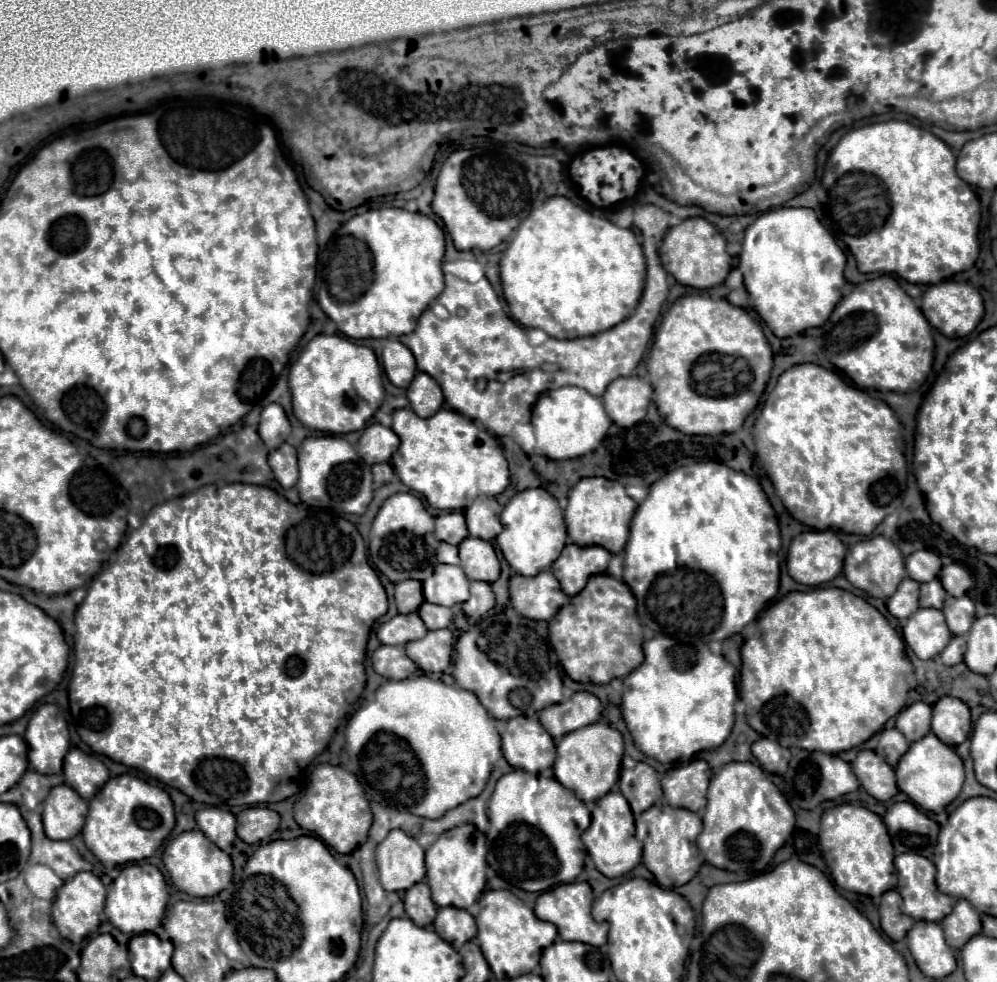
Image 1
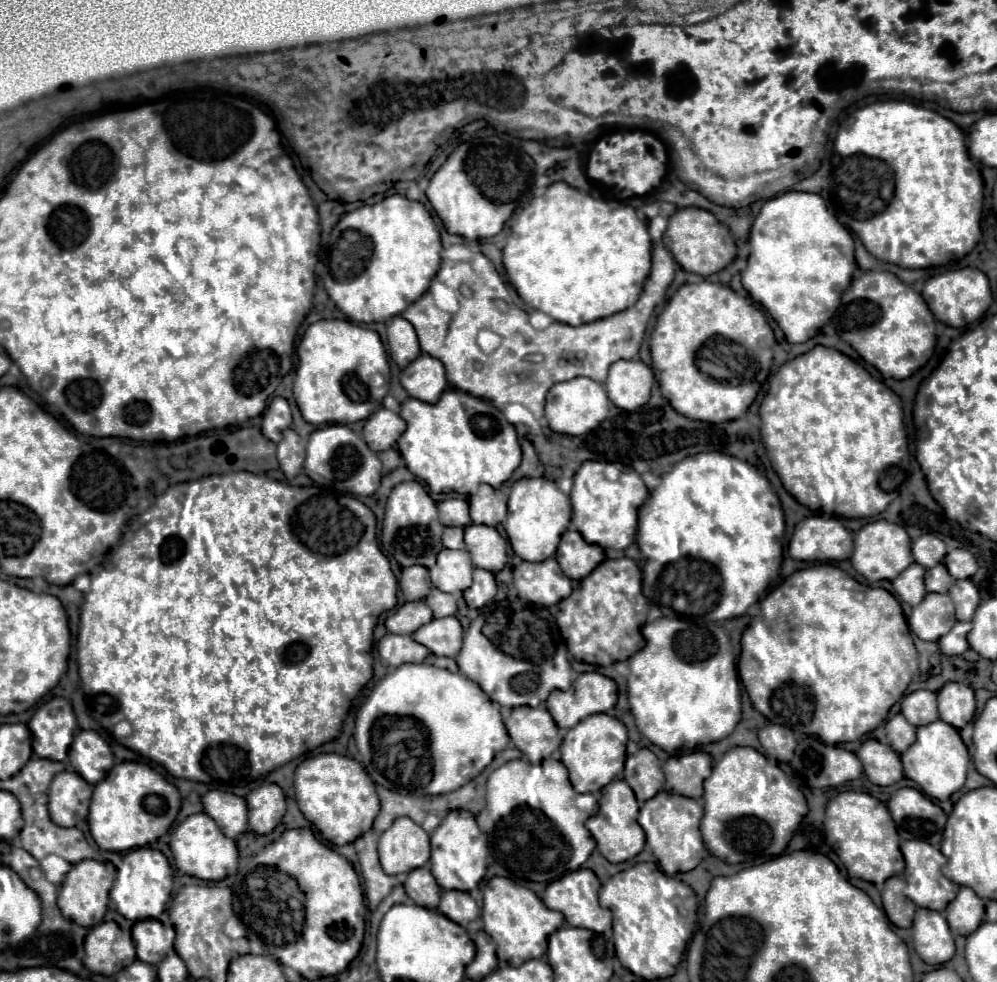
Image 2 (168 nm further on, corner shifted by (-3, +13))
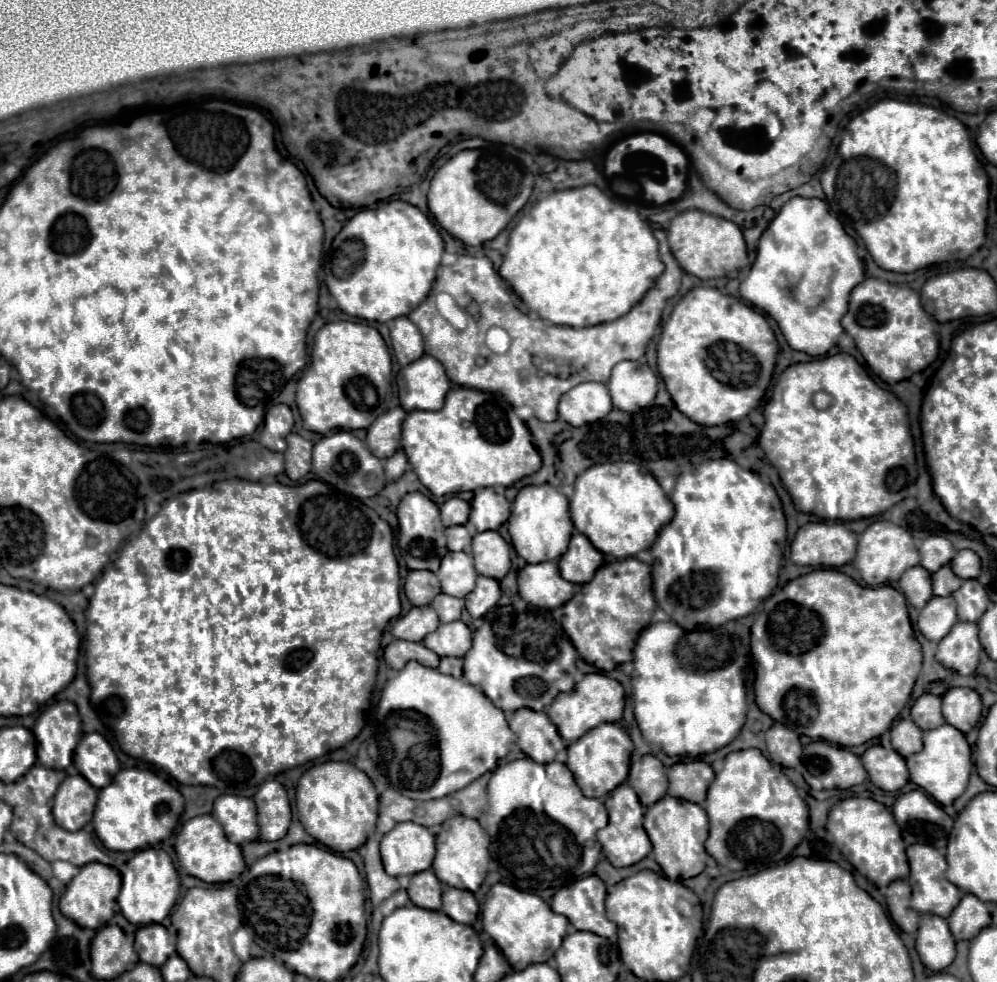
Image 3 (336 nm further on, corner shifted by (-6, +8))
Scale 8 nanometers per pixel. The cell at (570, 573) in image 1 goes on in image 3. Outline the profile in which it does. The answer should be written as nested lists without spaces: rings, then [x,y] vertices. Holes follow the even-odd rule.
[[[574,533],[570,547],[560,557],[558,565],[566,581],[582,585],[588,583],[598,571],[598,567],[604,565],[604,555],[582,533]]]

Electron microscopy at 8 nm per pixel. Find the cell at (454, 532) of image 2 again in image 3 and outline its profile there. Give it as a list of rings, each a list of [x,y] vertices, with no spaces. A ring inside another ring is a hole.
[[[464,525],[448,527],[446,529],[446,537],[448,537],[448,549],[450,551],[466,551],[466,553],[470,553],[472,535]]]

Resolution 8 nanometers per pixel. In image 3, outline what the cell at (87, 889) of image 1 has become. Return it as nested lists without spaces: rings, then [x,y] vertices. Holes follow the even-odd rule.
[[[88,863],[68,883],[60,899],[60,911],[66,919],[74,921],[80,927],[88,927],[88,929],[104,927],[114,917],[114,903],[116,903],[118,891],[120,891],[120,873],[114,867],[108,867],[102,863]]]

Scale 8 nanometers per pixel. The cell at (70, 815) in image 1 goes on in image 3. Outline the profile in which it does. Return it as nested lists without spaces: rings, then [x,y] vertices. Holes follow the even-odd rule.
[[[82,775],[66,777],[54,795],[54,819],[66,831],[78,831],[92,821],[98,789],[90,787]]]

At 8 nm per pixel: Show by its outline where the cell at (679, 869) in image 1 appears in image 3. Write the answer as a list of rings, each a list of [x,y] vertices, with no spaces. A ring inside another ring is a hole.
[[[666,795],[646,809],[644,829],[652,841],[652,853],[656,857],[656,863],[662,867],[668,879],[682,881],[696,877],[704,871],[708,859],[708,853],[704,849],[704,841],[708,837],[708,817],[700,805]]]

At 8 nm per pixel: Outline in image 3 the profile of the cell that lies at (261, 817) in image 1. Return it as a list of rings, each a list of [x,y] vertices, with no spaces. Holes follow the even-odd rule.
[[[270,779],[264,781],[254,795],[256,807],[258,807],[258,827],[260,827],[260,839],[262,841],[278,841],[286,835],[292,811],[288,803],[286,789]]]

